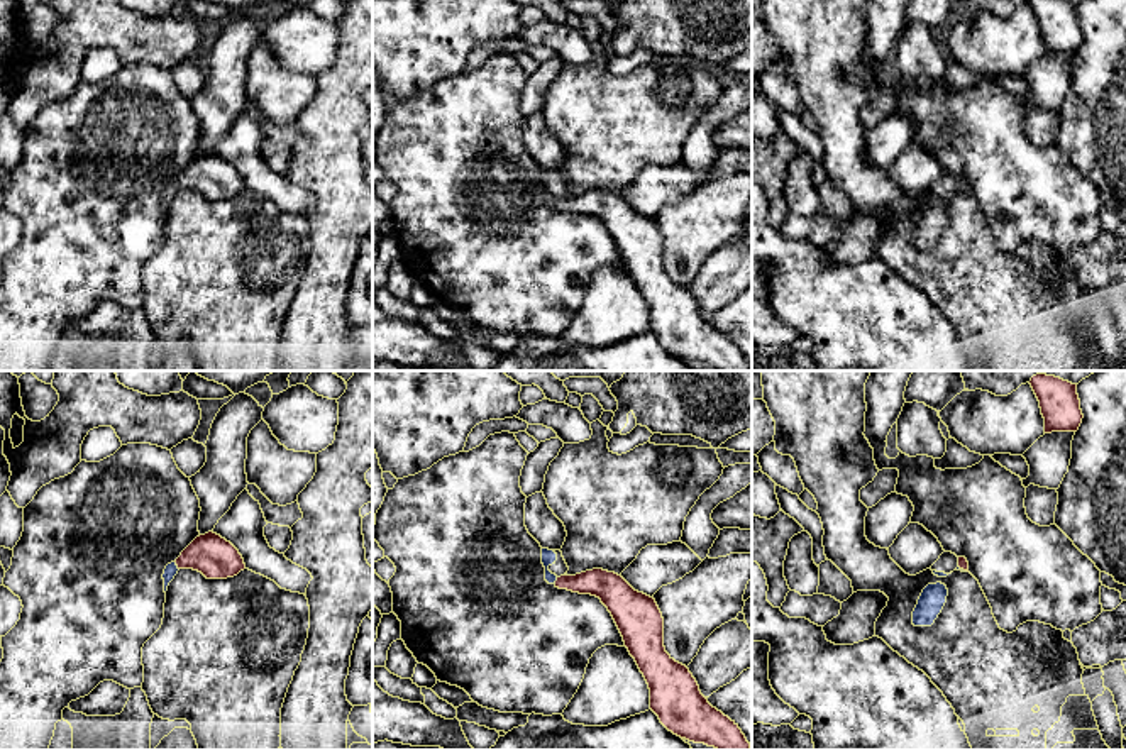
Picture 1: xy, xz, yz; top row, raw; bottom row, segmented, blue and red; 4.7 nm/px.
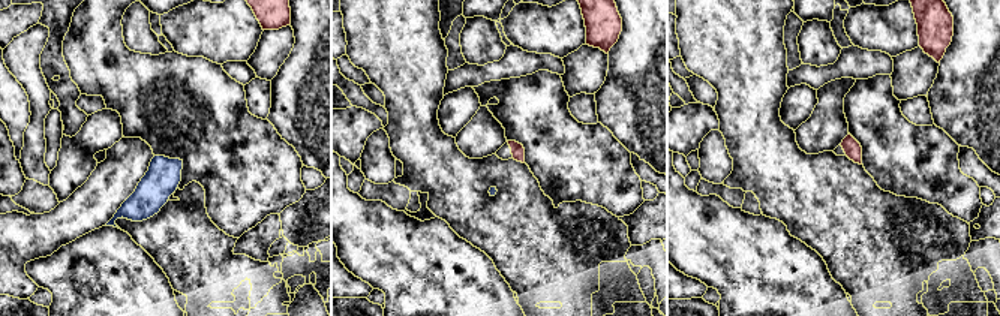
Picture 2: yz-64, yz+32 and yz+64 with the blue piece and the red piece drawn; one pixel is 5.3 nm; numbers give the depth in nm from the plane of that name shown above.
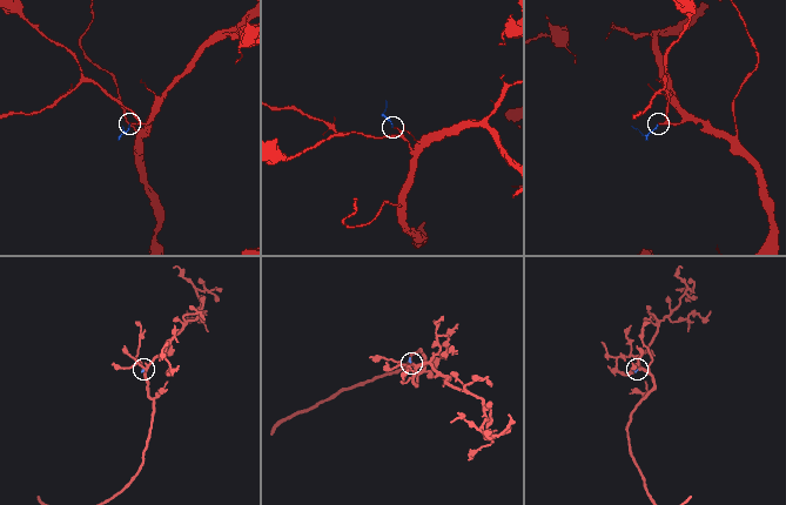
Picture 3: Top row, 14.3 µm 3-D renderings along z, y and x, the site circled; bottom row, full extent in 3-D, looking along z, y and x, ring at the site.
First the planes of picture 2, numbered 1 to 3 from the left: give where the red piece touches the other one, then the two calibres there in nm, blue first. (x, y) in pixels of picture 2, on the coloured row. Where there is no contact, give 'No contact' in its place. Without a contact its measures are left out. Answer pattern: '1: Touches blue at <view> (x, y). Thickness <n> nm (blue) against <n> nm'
1: No contact
2: No contact
3: No contact

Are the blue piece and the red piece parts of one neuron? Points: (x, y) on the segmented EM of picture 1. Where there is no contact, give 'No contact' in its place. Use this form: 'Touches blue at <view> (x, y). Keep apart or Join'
Touches blue at xy (176, 566). Join

